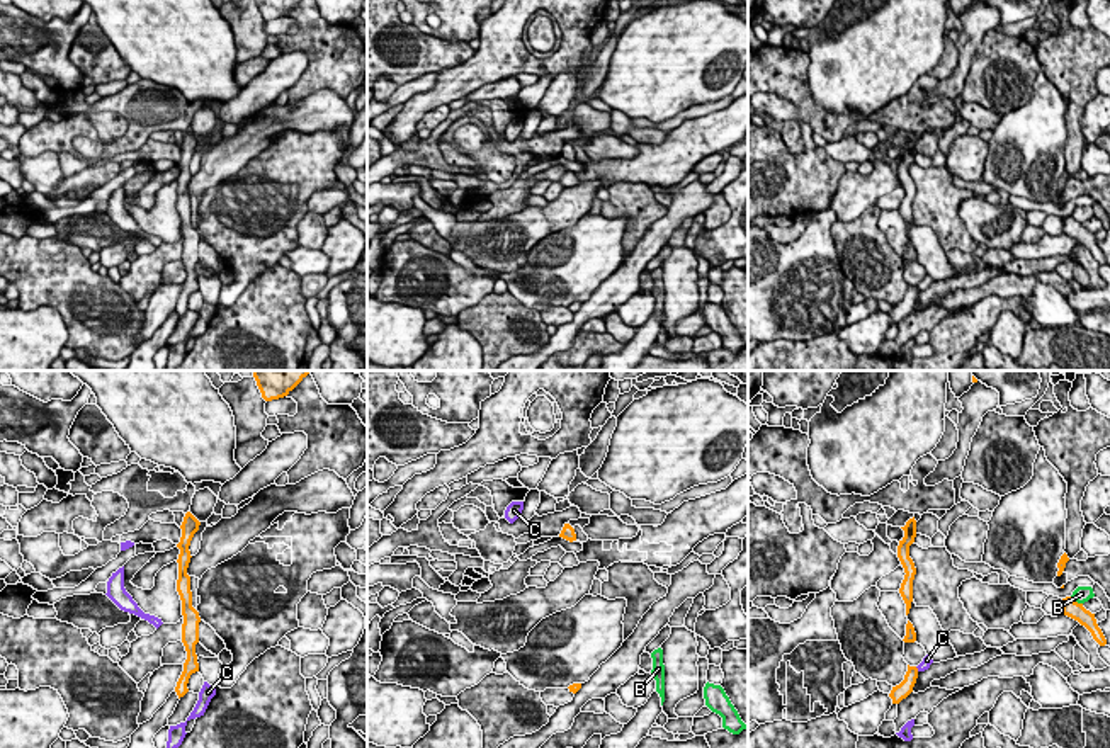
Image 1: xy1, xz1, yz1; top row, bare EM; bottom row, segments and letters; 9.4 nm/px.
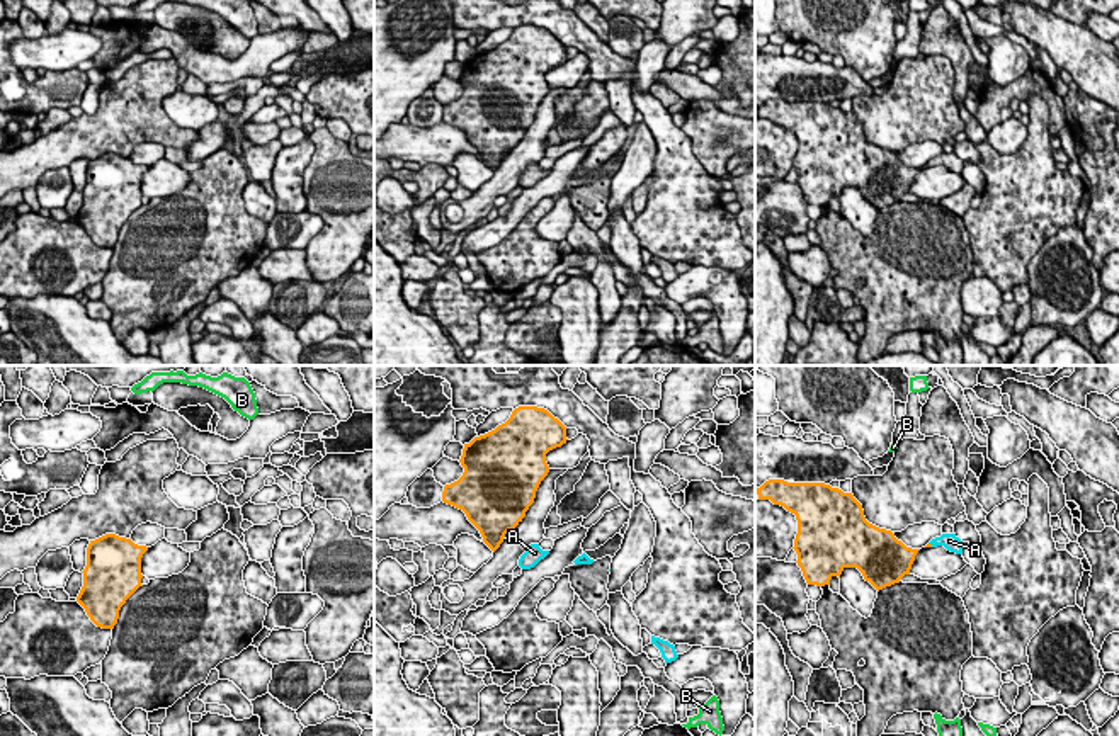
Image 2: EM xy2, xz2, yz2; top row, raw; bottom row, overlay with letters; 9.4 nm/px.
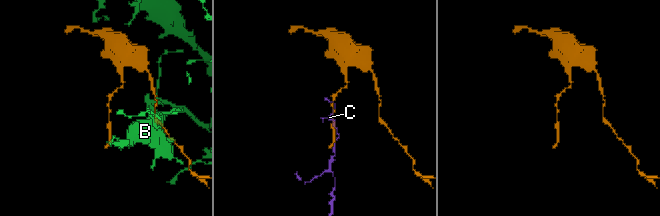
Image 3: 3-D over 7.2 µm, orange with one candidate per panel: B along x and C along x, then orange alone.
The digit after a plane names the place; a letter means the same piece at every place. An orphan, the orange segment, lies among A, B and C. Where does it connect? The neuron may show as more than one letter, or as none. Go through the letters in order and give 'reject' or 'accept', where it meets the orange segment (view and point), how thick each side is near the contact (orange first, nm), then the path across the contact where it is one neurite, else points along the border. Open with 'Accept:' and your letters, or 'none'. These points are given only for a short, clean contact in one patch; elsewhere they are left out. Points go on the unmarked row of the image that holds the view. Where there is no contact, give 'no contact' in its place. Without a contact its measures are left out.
Accept: A
A: accept; meets orange in yz2 at (931, 164); 30 nm thick on the orange side, 160 nm on the other; runs through yz2 (927, 164), (931, 164), (949, 160)
B: reject; meets orange in yz1 at (1076, 221); 160 nm thick on the orange side, 160 nm on the other; border along yz1 (1070, 216), (1081, 223)
C: reject; meets orange in yz1 at (917, 288); 140 nm thick on the orange side, 90 nm on the other; border along yz1 (915, 286), (918, 289)

